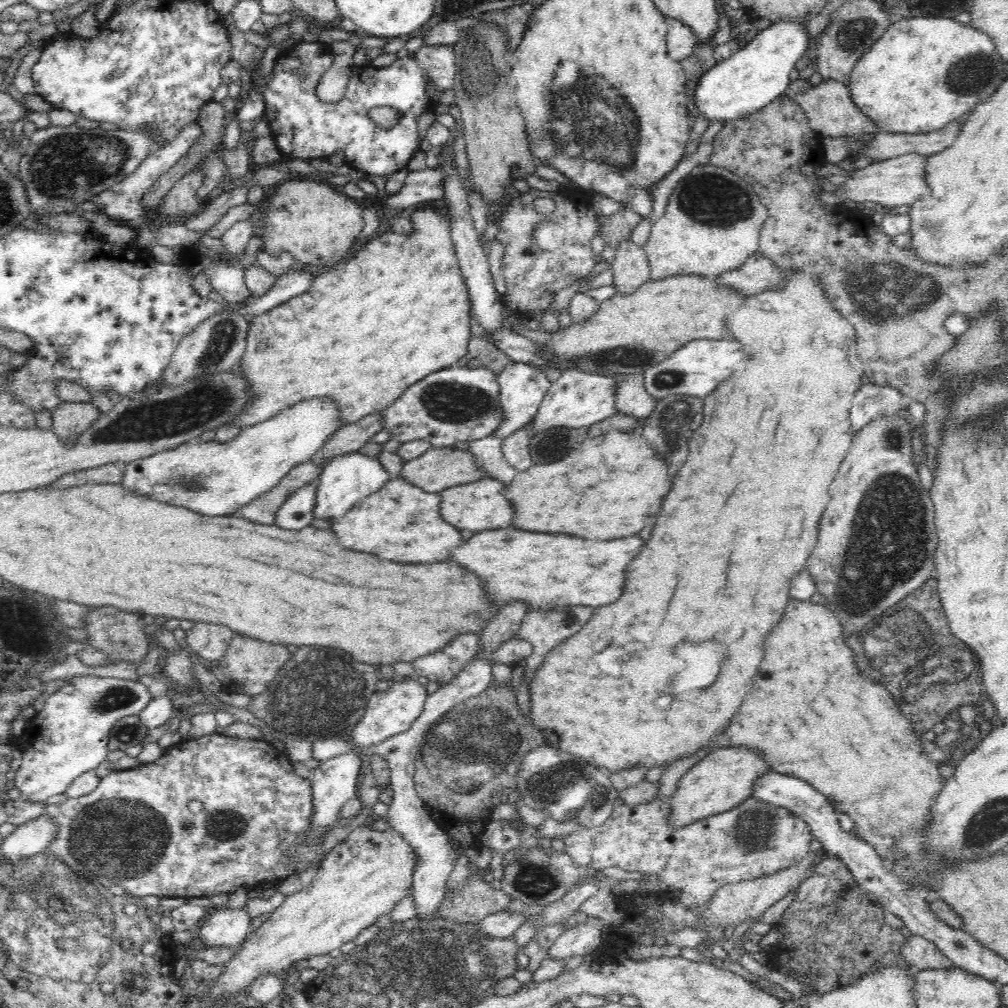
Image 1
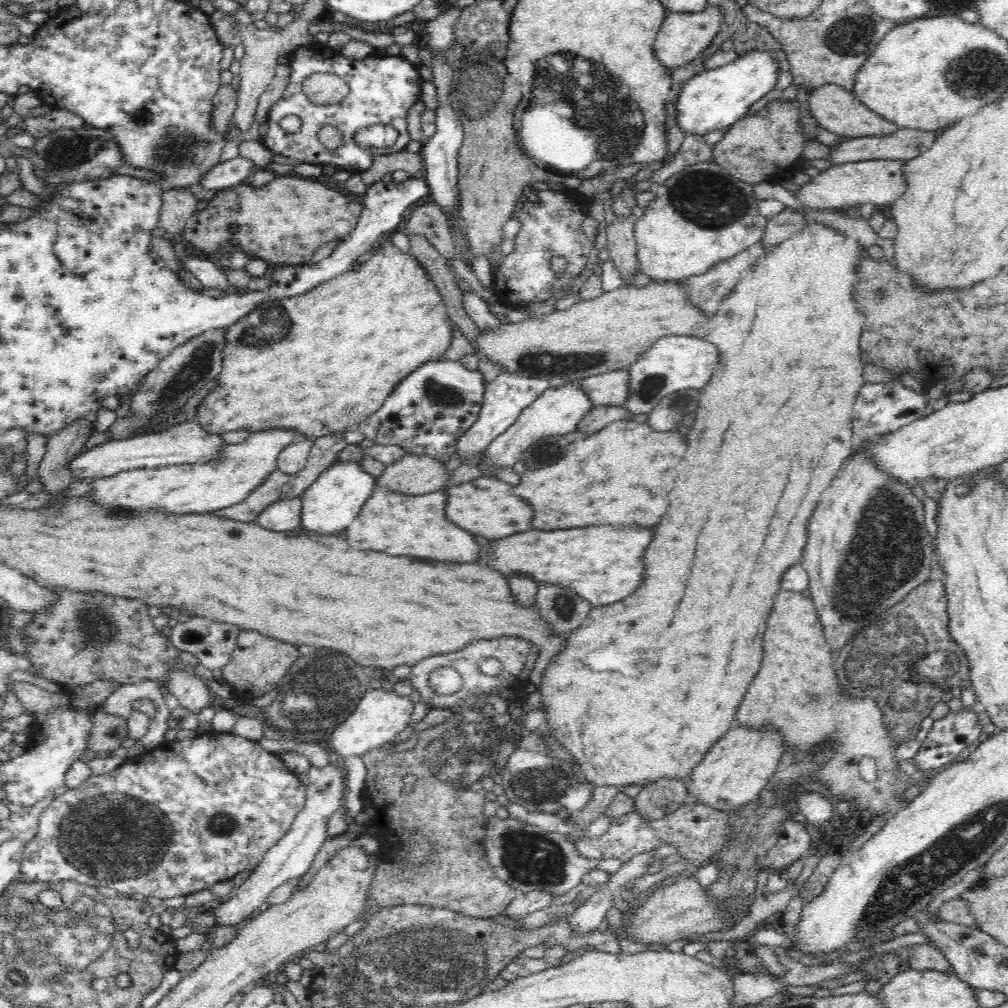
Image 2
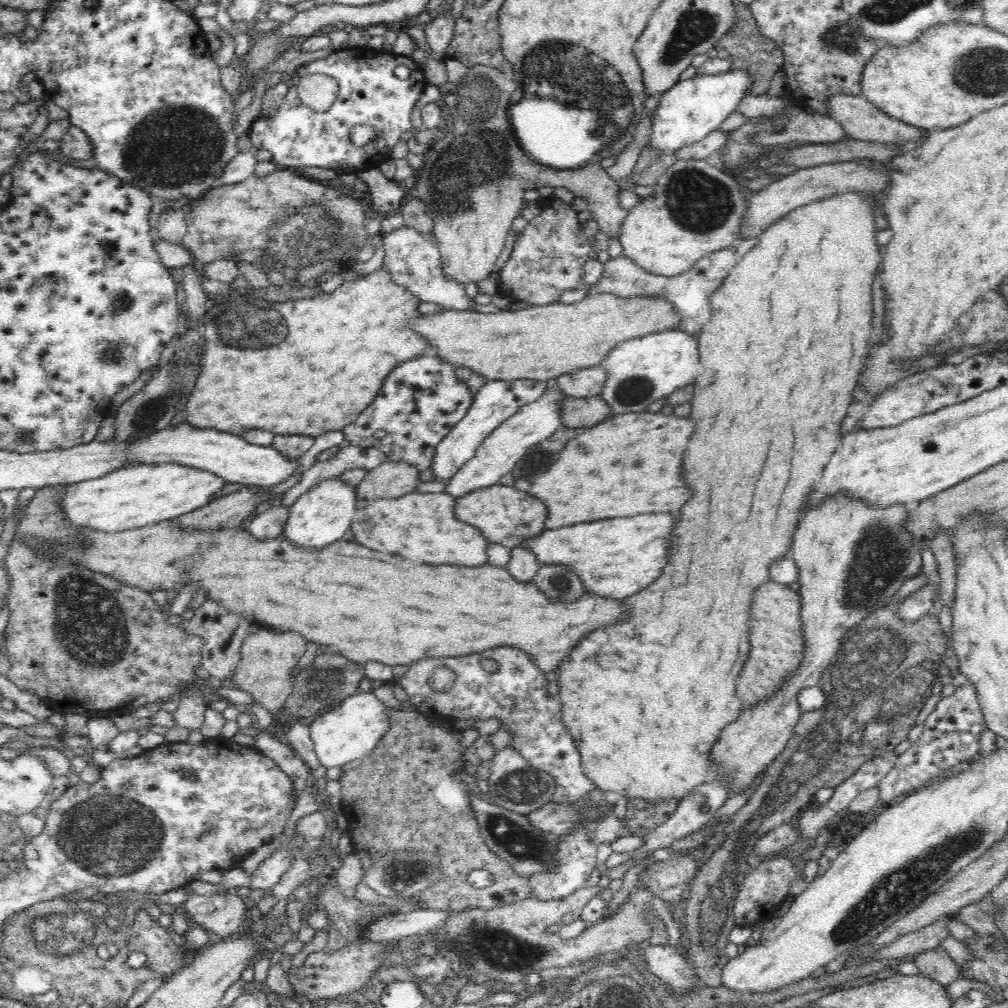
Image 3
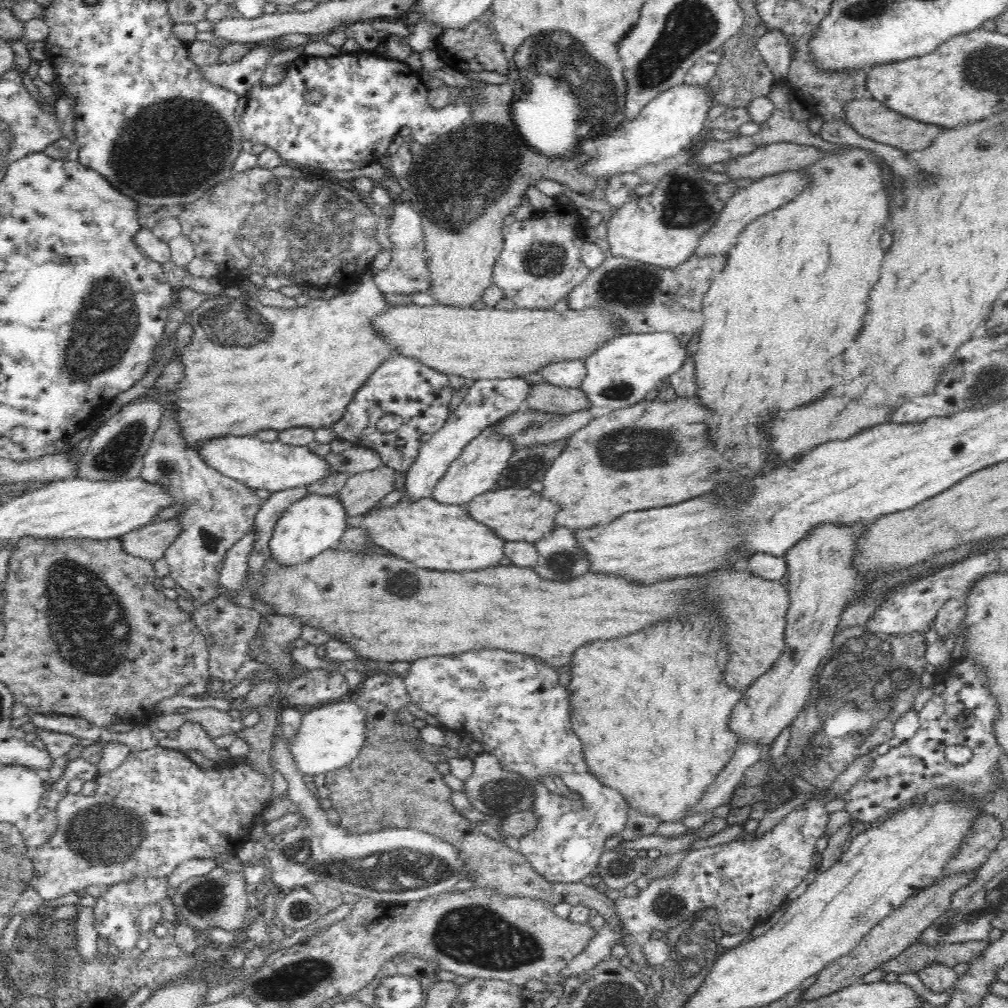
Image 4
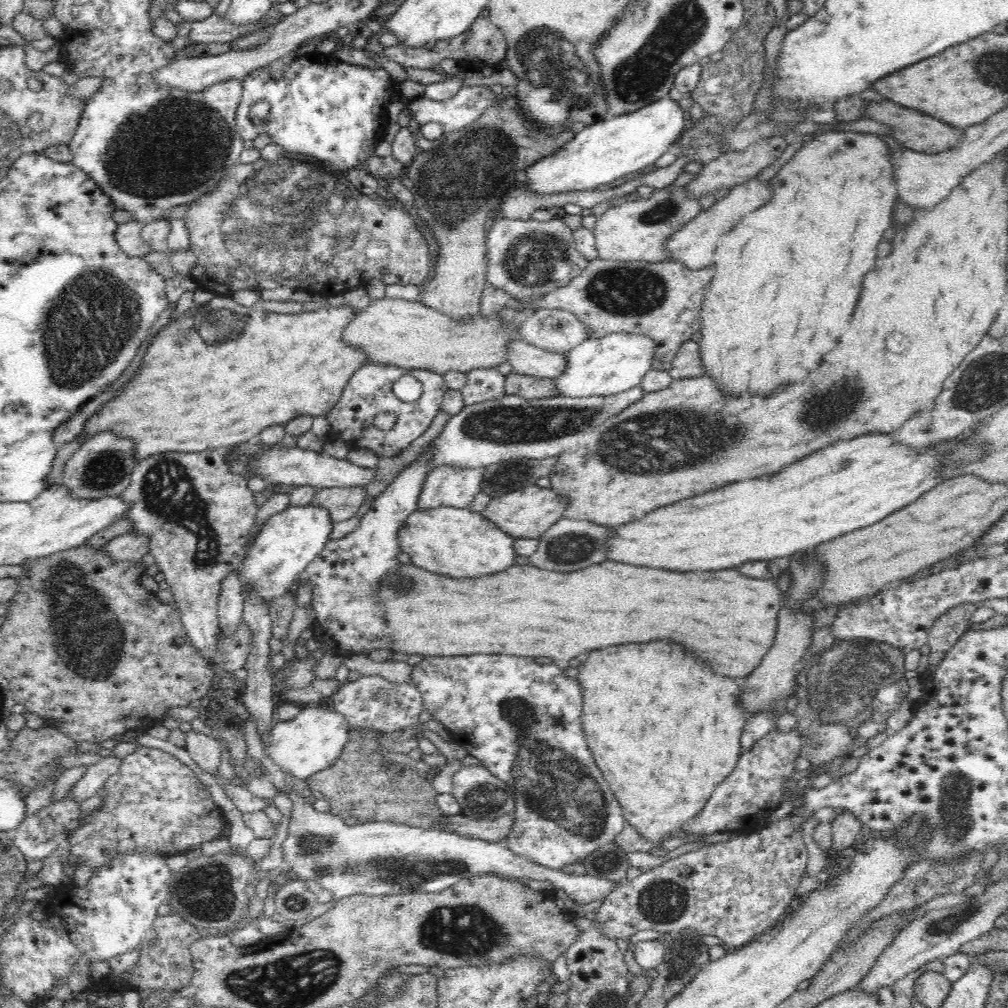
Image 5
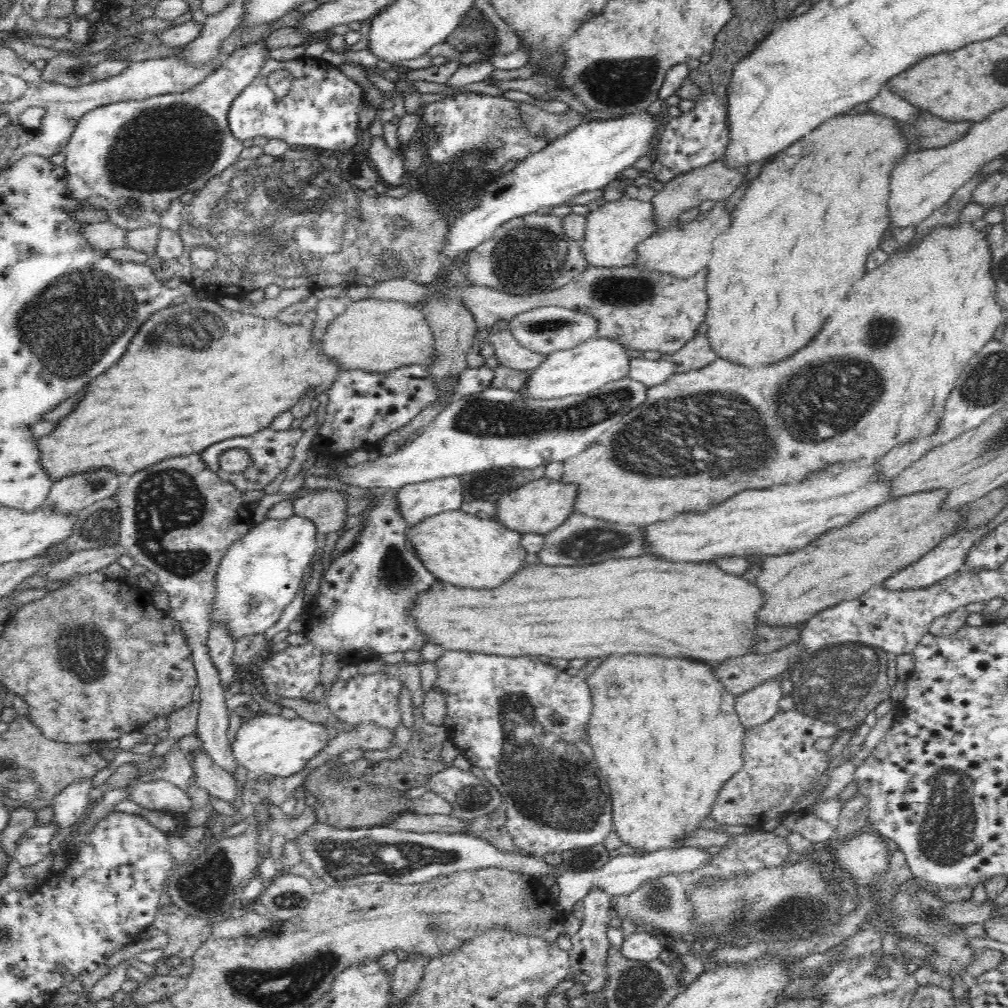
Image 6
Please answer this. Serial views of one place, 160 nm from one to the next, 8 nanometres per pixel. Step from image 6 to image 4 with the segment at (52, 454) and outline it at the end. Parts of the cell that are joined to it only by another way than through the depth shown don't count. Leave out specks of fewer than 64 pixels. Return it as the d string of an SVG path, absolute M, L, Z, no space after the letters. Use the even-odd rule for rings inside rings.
M371 270L363 274L358 281L359 287L353 293L342 289L341 294L331 300L312 300L306 306L295 308L268 307L255 298L233 298L228 297L225 292L217 296L209 294L206 301L194 310L190 317L190 327L194 336L192 342L182 351L182 382L176 386L172 394L162 392L160 387L154 385L143 396L160 400L161 406L170 400L174 402L174 406L178 408L178 424L182 439L186 441L185 445L192 449L200 448L207 441L220 437L251 436L262 430L317 430L334 426L342 418L348 403L353 400L357 388L378 370L382 362L397 354L395 346L388 343L370 325L370 320L374 320L390 308L384 293L376 286L372 276Z

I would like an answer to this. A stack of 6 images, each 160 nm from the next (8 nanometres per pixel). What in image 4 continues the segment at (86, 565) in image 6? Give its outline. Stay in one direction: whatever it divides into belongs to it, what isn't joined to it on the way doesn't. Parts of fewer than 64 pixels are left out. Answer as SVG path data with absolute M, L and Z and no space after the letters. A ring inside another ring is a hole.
M174 519L160 522L150 522L132 532L127 532L118 538L124 552L149 561L165 556L171 542L180 535L181 526Z

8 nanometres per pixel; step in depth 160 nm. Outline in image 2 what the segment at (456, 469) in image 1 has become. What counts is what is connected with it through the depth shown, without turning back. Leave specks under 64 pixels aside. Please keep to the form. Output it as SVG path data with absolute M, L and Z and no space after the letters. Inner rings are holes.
M406 454L398 462L384 467L383 473L375 480L375 488L389 488L392 492L408 495L444 490L451 477L445 463L431 456Z

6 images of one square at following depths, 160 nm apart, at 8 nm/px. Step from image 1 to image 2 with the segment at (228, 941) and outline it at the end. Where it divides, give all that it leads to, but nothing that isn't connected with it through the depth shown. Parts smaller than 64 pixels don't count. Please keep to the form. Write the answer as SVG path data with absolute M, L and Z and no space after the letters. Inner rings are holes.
M328 764L324 768L310 767L307 773L309 785L304 809L296 816L288 833L276 846L266 852L264 860L258 867L251 871L251 875L243 884L234 890L227 899L215 904L213 911L218 926L236 926L241 922L248 921L252 912L266 902L269 894L281 884L291 878L302 877L312 866L320 848L328 838L328 820L342 806L345 806L344 794L347 792L346 775L342 775L337 767Z

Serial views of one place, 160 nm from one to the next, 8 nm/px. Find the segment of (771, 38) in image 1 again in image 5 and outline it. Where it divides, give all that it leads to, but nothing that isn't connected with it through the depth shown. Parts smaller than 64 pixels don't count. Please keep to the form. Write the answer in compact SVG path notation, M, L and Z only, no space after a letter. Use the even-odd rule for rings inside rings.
M665 97L636 112L606 116L584 127L561 149L527 166L527 183L525 186L519 183L517 187L525 187L537 194L603 189L624 174L654 164L668 152L675 140L680 138L683 128L690 123L687 112L678 107L677 101Z

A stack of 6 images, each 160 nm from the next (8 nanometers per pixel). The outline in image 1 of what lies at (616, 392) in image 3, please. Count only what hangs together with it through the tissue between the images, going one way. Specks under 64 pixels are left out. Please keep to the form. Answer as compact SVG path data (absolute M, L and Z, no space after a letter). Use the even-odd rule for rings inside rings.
M694 340L686 343L670 358L662 360L655 366L642 369L643 383L646 392L656 400L674 395L694 395L704 398L710 394L722 380L726 380L742 360L744 366L744 352L738 342L730 340Z

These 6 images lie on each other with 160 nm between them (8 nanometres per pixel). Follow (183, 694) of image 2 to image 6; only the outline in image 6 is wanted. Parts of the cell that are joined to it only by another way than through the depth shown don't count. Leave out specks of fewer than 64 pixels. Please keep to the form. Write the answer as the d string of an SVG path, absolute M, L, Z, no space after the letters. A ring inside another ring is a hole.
M194 751L193 770L197 788L201 793L234 804L239 798L241 786L231 774L218 766L205 751Z

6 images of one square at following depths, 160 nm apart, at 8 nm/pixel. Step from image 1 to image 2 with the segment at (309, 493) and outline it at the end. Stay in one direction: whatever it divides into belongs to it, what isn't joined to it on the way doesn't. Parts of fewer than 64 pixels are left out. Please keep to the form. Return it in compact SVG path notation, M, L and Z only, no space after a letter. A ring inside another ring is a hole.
M302 499L279 500L265 508L256 518L255 523L262 528L274 532L287 532L294 529L299 530L302 514Z

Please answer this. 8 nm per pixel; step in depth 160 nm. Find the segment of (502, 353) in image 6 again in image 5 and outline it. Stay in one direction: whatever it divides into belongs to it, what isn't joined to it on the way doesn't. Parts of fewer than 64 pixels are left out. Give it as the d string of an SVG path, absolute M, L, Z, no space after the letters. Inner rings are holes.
M523 340L510 342L507 351L508 363L520 375L555 379L566 370L566 354L550 352Z

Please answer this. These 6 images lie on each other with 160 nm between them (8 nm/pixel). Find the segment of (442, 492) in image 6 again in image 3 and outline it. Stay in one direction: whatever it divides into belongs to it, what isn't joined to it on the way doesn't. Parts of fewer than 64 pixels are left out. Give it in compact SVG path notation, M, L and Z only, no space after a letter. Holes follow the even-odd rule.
M547 390L538 400L525 404L518 412L515 412L508 420L505 420L480 444L474 456L466 461L447 480L443 492L450 494L455 499L470 494L478 488L488 488L498 484L498 480L508 474L517 462L527 453L527 450L546 438L550 438L559 429L563 428L561 421L561 404L563 400L570 399L570 396L559 390Z

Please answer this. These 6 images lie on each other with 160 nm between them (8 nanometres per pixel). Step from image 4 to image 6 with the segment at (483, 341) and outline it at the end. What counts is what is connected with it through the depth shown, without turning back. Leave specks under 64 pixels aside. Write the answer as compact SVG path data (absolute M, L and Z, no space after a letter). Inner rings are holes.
M372 298L350 302L328 327L321 339L321 351L336 361L342 371L364 369L390 372L402 366L430 366L436 360L434 333L419 306L396 300Z

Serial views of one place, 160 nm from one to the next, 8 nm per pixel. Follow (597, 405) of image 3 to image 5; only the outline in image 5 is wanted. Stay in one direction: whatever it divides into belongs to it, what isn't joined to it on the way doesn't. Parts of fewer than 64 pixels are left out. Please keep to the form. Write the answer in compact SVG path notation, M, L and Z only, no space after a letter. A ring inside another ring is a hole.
M516 372L505 377L505 394L521 396L526 400L562 395L557 394L555 379L539 379Z

